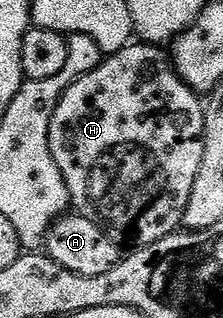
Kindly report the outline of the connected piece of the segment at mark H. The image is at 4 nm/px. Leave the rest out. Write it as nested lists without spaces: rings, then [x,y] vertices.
[[[132,42],[120,52],[109,55],[94,70],[90,70],[90,74],[78,78],[78,82],[68,87],[66,94],[62,94],[50,122],[50,150],[54,162],[58,162],[58,170],[62,170],[71,207],[79,215],[90,218],[90,222],[97,224],[115,244],[121,246],[147,246],[172,235],[183,225],[186,206],[190,202],[190,190],[194,190],[194,178],[198,178],[198,166],[202,166],[204,109],[201,97],[176,73],[176,65],[163,47]]]

